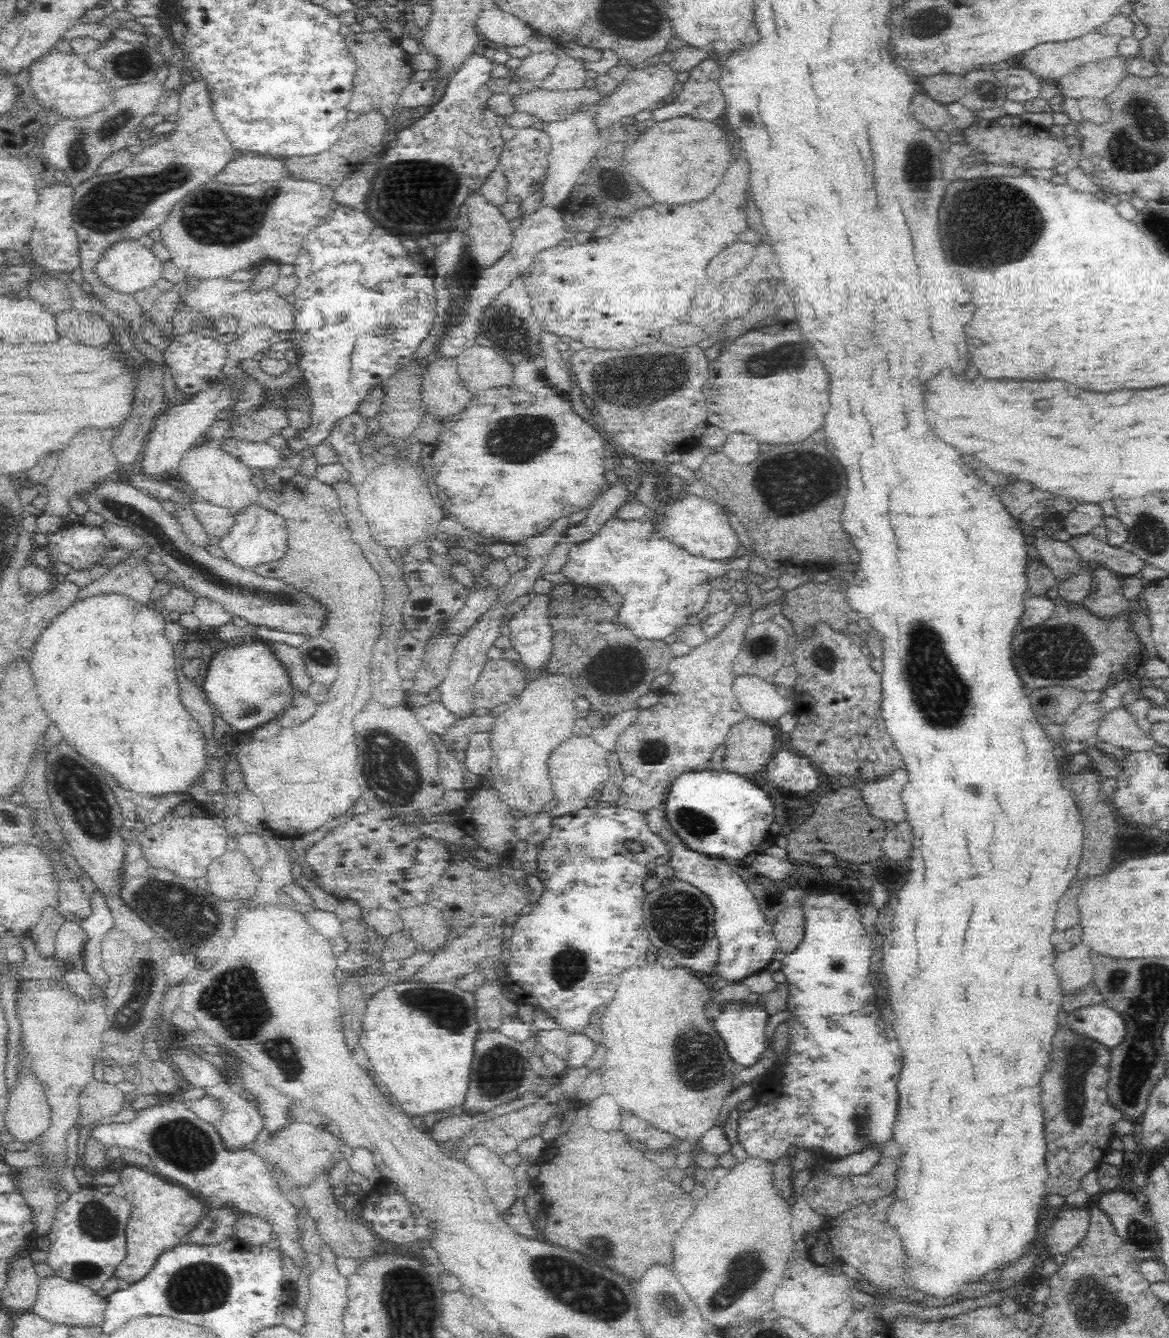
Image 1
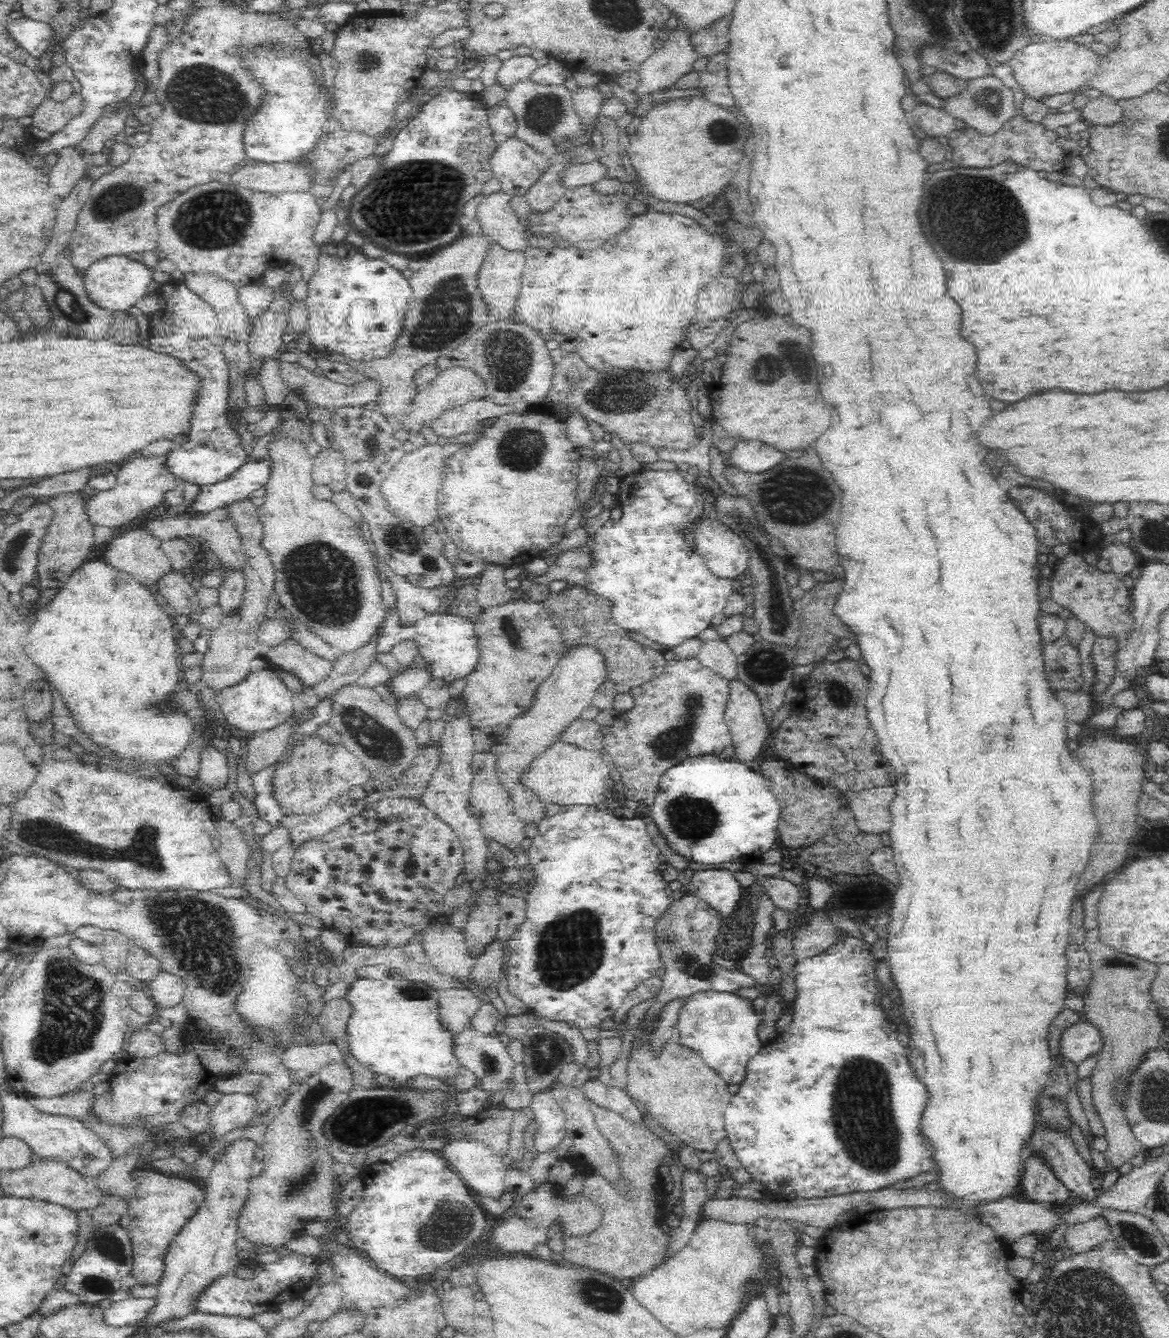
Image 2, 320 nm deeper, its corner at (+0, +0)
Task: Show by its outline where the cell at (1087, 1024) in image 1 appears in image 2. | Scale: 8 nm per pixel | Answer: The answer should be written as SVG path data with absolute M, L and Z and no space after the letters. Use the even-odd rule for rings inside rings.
M1081 1020L1064 1029L1059 1054L1078 1065L1092 1054L1100 1052L1102 1046L1104 1046L1102 1031L1090 1021Z

